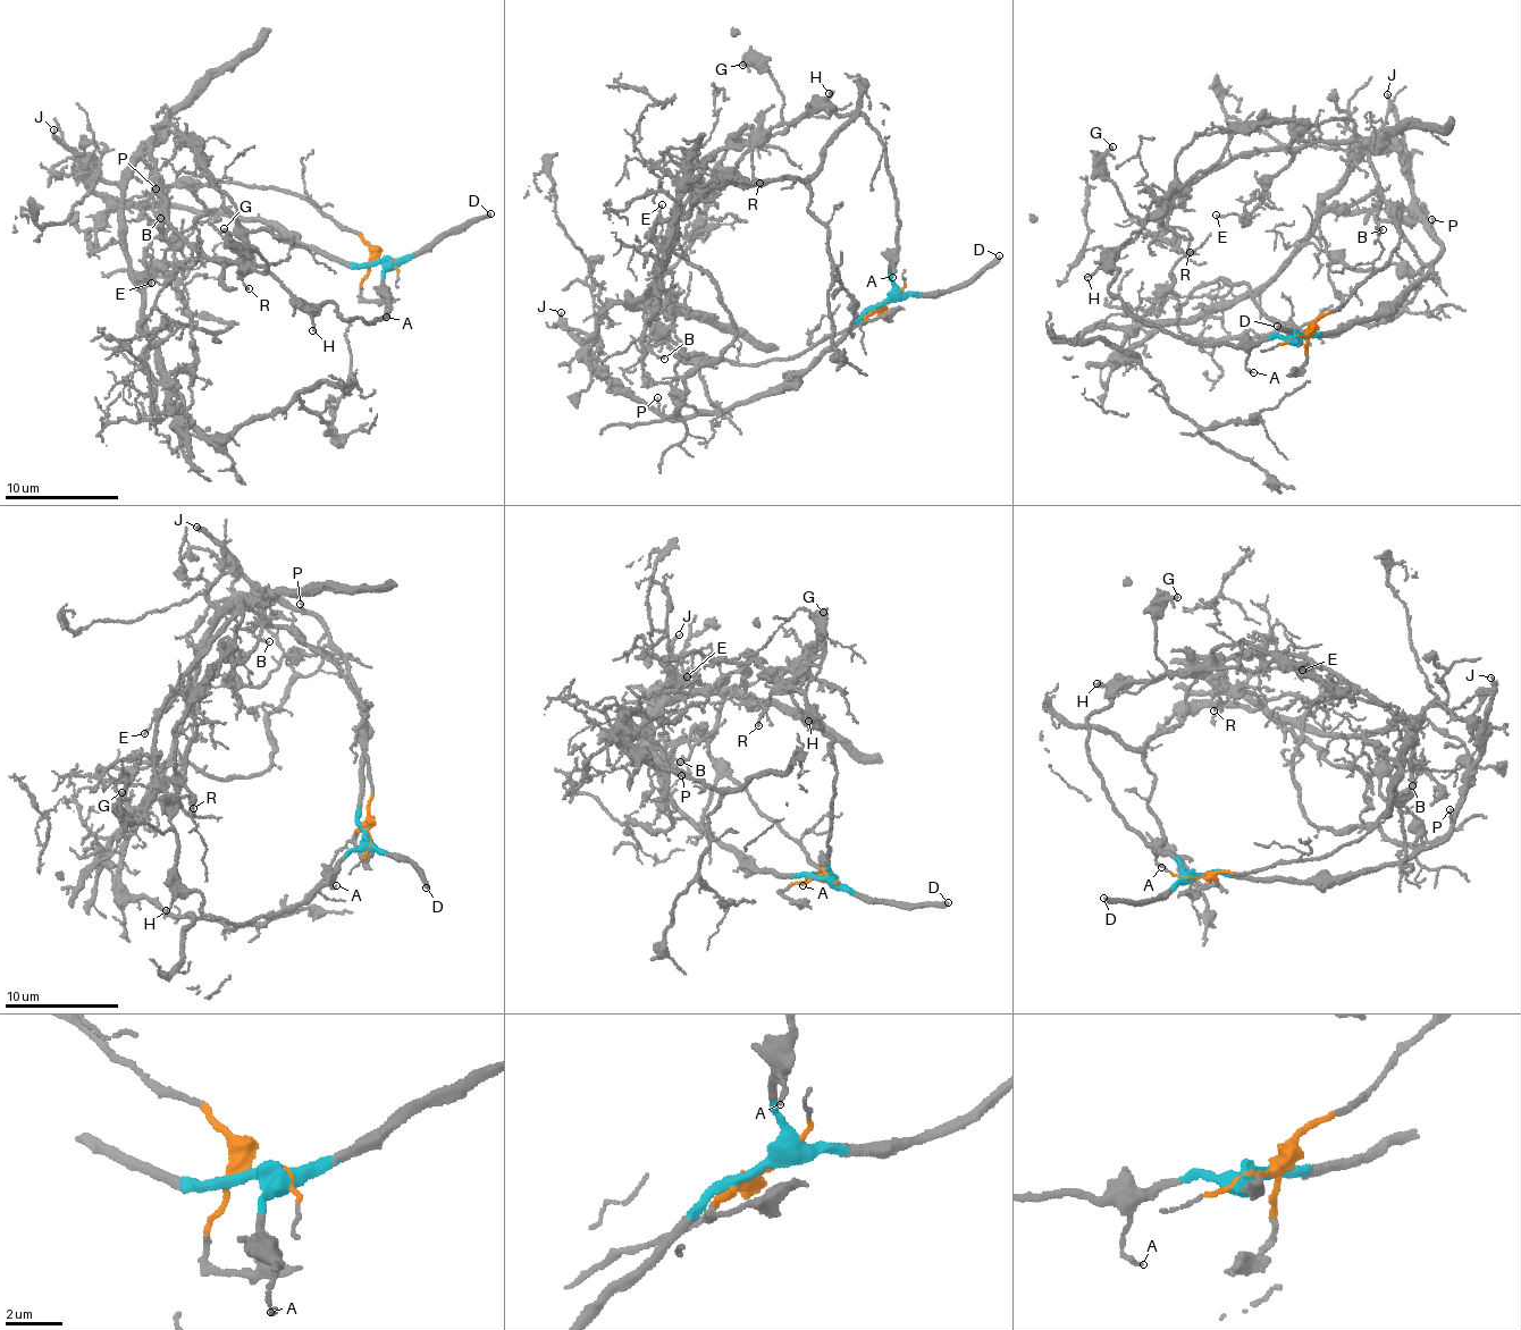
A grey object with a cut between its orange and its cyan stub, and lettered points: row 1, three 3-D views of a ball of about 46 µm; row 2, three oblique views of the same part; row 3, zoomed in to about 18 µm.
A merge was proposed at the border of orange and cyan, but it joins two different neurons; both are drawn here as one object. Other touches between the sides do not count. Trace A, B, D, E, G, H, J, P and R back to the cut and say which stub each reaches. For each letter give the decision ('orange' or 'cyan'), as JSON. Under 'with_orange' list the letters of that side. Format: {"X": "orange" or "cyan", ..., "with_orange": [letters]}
{"A": "cyan", "B": "orange", "D": "cyan", "E": "orange", "G": "cyan", "H": "cyan", "J": "cyan", "P": "cyan", "R": "cyan", "with_orange": ["B", "E"]}

